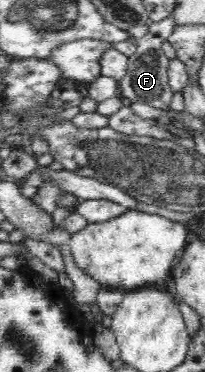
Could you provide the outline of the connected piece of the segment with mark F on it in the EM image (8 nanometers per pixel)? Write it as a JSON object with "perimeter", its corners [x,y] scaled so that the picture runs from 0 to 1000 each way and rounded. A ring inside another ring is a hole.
{"perimeter":[[[839,43],[800,48],[790,59],[746,59],[727,83],[693,102],[668,105],[668,132],[624,156],[615,199],[585,228],[590,258],[620,277],[707,274],[737,285],[790,293],[824,293],[849,245],[824,228],[820,172],[829,159],[790,137],[790,118],[849,86],[854,59]]]}

